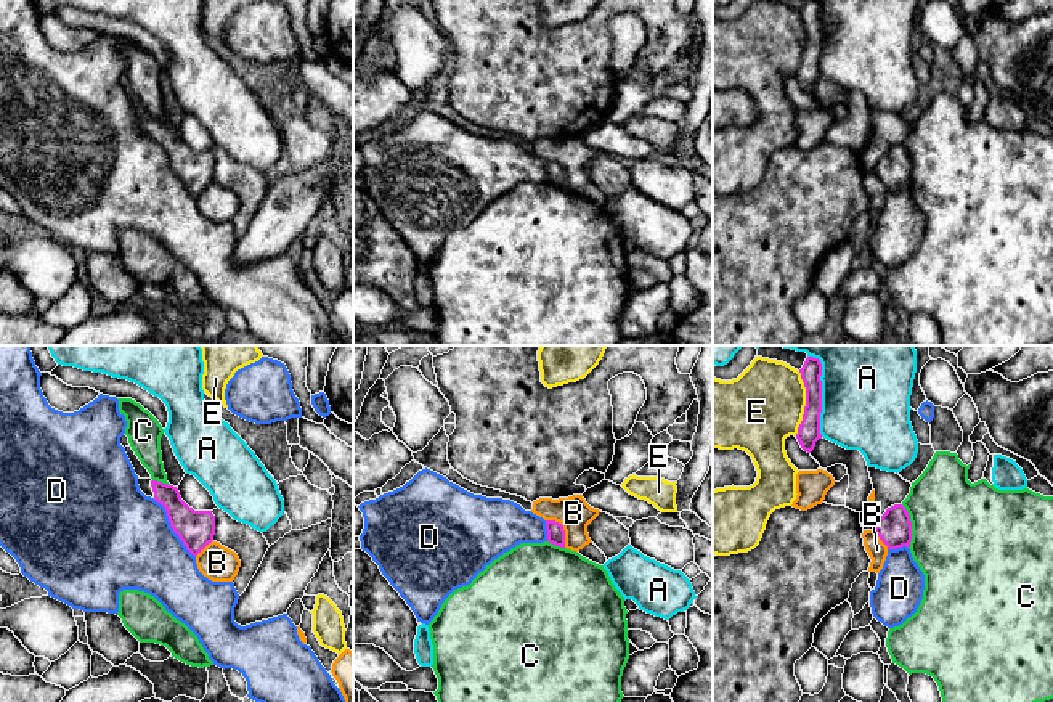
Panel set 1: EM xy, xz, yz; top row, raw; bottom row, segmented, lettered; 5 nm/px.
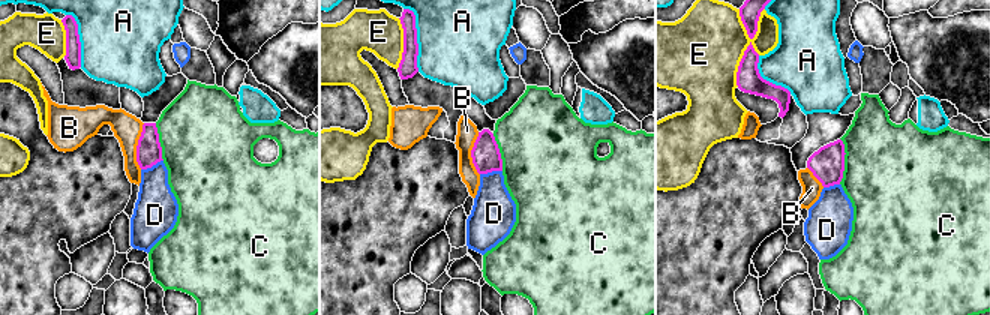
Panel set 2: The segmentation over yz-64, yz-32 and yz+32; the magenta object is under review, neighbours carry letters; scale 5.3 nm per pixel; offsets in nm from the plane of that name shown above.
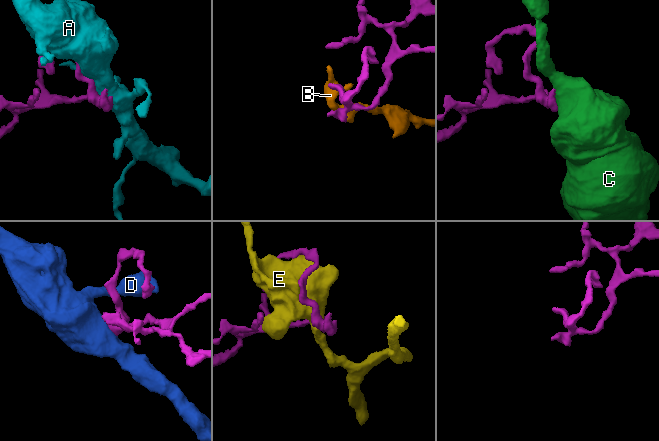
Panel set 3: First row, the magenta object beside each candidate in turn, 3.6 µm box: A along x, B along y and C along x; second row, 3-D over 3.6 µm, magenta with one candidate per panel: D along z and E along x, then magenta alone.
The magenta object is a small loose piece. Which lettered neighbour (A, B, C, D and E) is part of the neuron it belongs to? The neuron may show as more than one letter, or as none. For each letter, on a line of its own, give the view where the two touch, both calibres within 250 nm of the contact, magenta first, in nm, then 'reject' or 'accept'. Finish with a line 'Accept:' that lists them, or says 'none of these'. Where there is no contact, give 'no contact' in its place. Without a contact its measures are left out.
A: yz | 110/460 nm | reject
B: xz | 90/170 nm | reject
C: yz | 180/500 nm | reject
D: xy | 190/500 nm | reject
E: yz | 110/400 nm | reject
Accept: none of these

